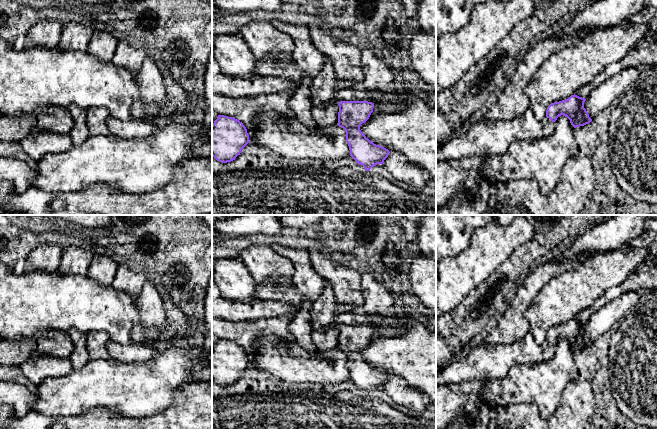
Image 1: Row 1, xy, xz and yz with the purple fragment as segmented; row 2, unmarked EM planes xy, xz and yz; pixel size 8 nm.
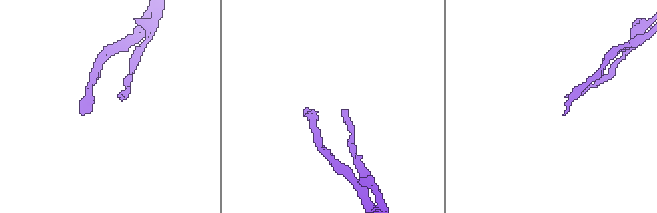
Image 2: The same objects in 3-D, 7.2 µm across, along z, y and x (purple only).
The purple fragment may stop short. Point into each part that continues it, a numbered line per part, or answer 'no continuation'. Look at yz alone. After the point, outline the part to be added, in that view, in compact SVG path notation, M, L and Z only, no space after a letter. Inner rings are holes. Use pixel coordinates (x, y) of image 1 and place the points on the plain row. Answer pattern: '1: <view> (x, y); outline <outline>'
1: yz (485, 362); outline M529 332L521 340L508 345L480 344L471 349L466 357L458 357L436 372L436 386L460 384L462 382L478 381L485 383L489 380L503 378L514 365L535 364L549 361L555 354L554 346L544 341L538 343Z

